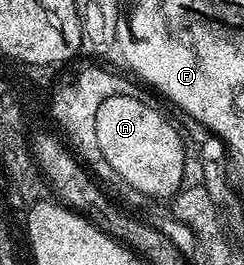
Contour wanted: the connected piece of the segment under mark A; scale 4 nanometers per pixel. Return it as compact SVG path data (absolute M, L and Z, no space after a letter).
M127 92L114 95L103 101L96 112L94 127L98 146L115 176L121 177L134 192L144 197L172 199L186 181L184 141L179 131L154 106L128 96Z

